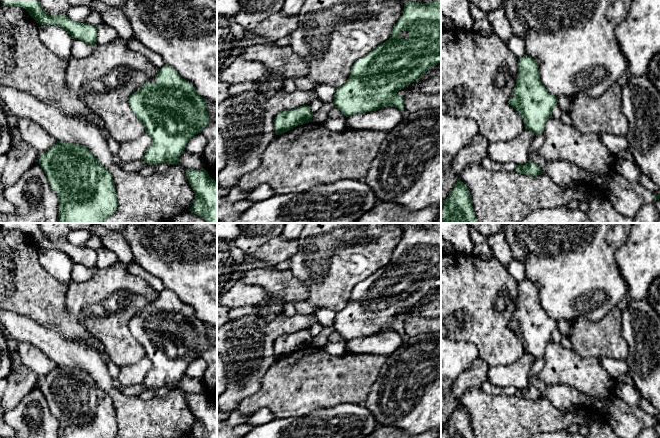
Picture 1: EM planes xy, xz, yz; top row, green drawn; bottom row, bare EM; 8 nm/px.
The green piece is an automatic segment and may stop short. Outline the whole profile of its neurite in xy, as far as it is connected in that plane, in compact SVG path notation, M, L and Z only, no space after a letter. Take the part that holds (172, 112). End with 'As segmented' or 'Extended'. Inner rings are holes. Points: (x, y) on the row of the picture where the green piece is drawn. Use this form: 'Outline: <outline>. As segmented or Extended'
Outline: M167 64L155 77L154 84L146 82L128 101L152 138L143 160L148 165L180 165L178 159L188 141L209 123L208 102Z. As segmented

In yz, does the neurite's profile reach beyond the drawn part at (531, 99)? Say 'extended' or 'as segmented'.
extended

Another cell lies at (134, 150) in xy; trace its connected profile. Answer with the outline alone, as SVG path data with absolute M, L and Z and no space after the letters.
M145 132L140 137L120 144L119 158L123 162L134 162L143 159L152 138Z

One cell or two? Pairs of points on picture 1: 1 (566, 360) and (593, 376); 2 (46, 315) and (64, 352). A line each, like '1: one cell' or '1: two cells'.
1: one cell
2: two cells

